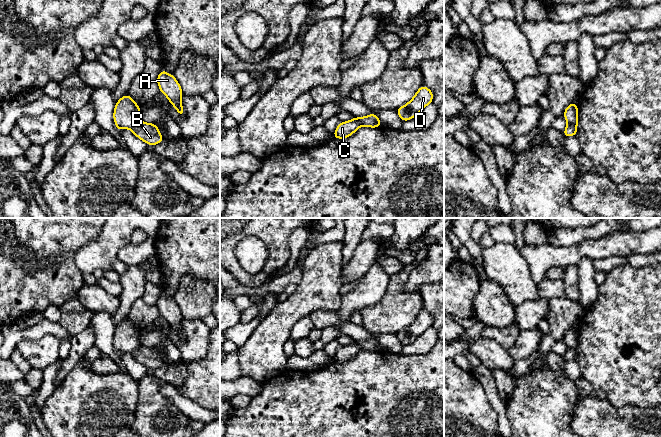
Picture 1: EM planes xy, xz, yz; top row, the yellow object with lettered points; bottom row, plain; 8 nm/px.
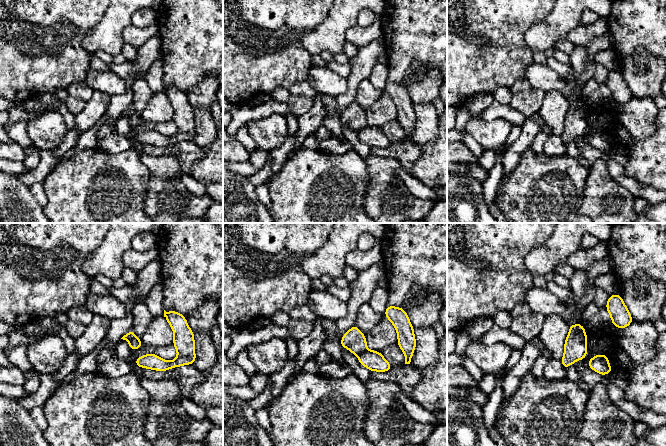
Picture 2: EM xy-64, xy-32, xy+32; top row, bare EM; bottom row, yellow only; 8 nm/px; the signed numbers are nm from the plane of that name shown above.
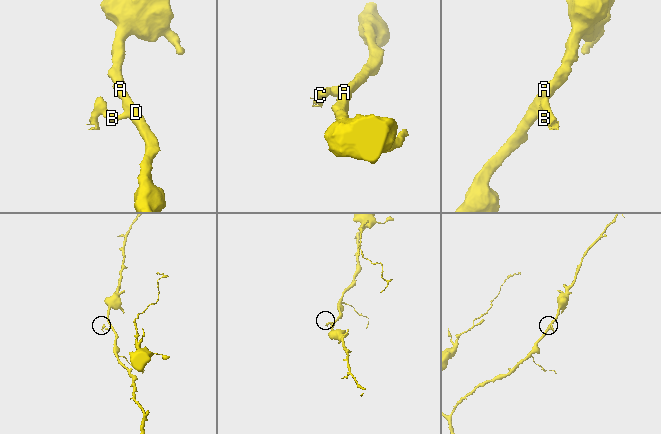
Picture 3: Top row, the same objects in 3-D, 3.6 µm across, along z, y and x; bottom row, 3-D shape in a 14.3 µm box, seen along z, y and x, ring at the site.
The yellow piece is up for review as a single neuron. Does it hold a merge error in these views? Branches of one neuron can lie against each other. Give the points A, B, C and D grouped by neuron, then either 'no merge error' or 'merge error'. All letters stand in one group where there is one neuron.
A B D / C | merge error

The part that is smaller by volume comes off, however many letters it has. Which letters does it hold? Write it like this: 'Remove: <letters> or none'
Remove: C

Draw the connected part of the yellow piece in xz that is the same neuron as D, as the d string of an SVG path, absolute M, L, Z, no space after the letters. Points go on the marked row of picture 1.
M422 85L417 90L414 97L404 106L396 109L396 112L401 120L403 122L406 122L417 116L423 108L431 104L433 101L433 97L433 92L426 86Z

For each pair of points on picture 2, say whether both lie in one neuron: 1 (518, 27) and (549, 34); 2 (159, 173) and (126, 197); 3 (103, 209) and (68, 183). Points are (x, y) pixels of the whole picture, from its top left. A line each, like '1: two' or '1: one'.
1: two
2: two
3: one

